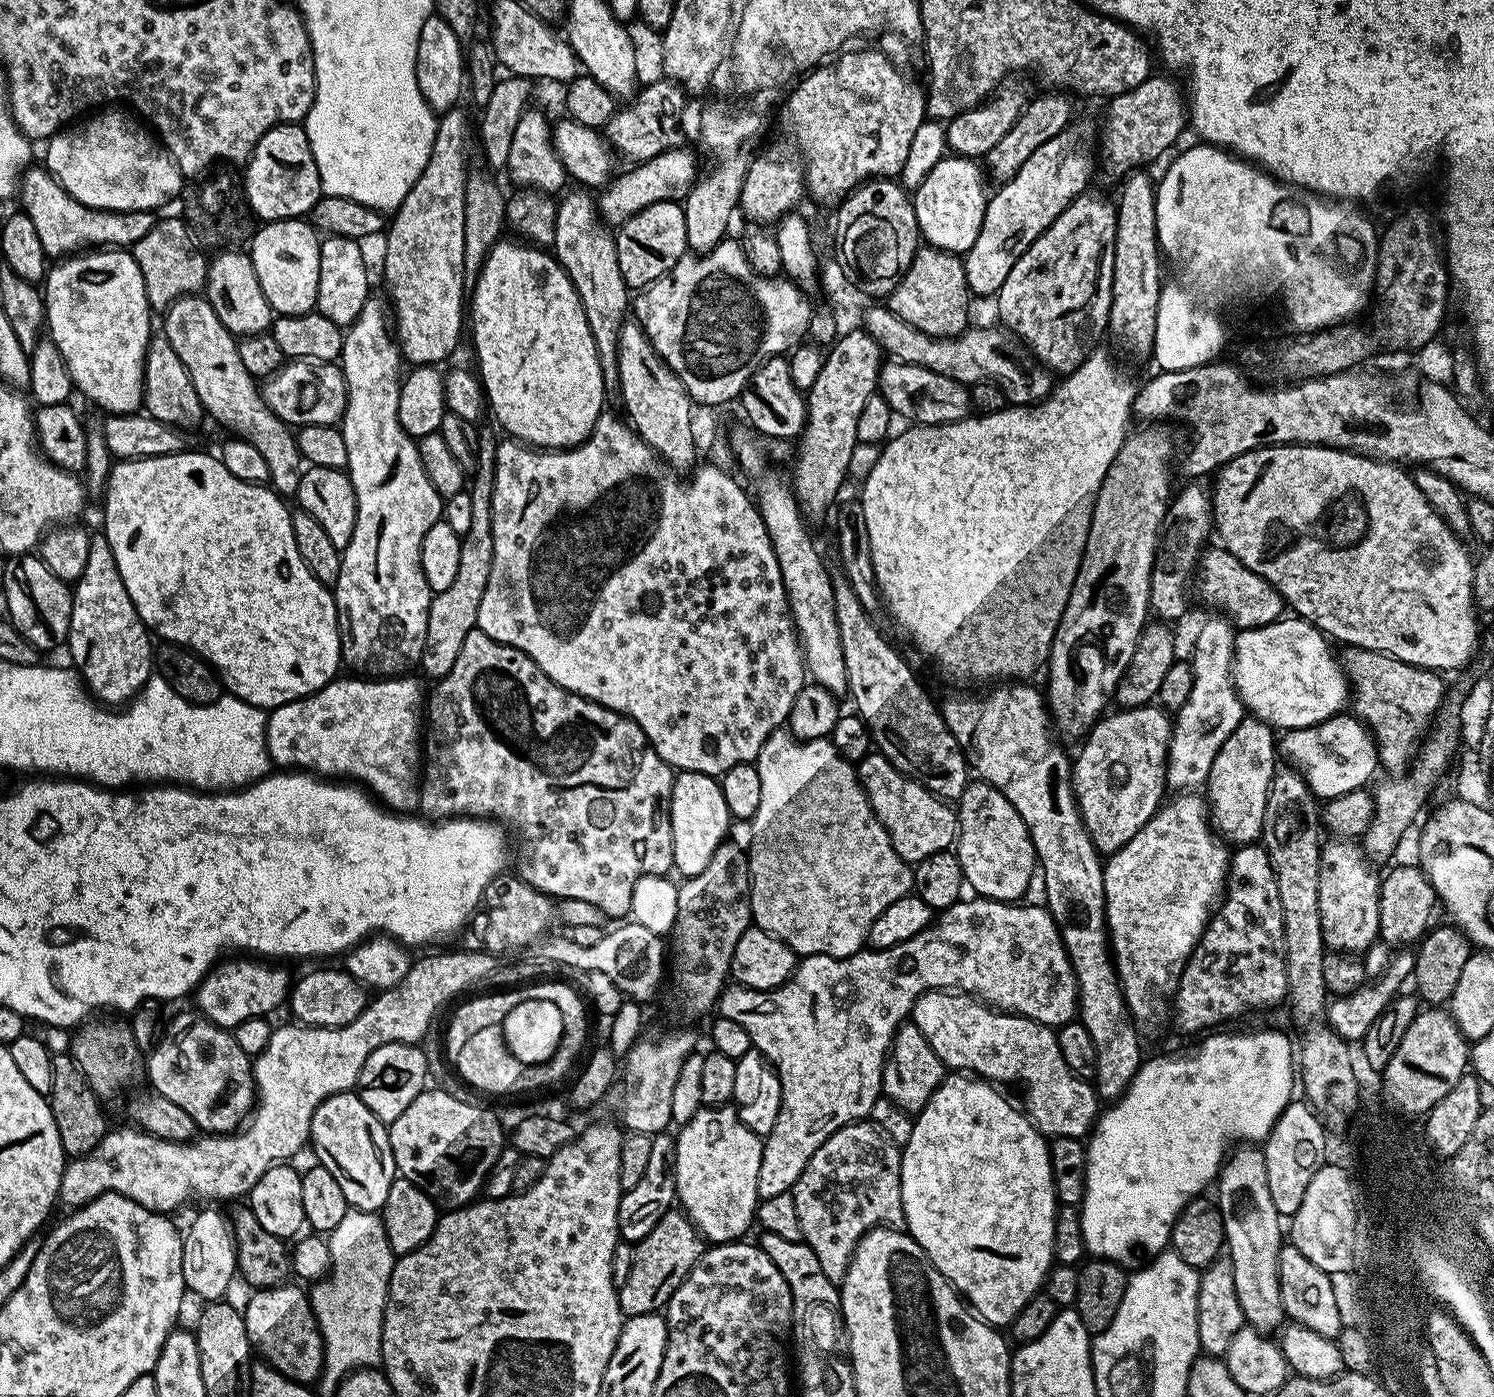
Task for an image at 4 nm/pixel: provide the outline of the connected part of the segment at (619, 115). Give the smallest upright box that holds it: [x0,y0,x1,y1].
[606,78,686,162]

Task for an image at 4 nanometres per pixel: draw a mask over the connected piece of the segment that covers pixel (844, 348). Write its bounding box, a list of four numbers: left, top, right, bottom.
[790,330,882,522]

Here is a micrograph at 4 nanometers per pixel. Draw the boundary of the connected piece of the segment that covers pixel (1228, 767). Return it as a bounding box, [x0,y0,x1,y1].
[1206,714,1278,845]

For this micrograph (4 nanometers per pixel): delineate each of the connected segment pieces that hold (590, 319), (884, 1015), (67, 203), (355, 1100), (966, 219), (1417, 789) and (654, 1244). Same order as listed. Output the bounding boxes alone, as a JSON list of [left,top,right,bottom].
[[551,190,630,394],[718,898,1077,1200],[18,167,157,258],[310,1091,398,1213],[912,154,990,252],[1362,702,1461,861],[618,1210,705,1317]]

